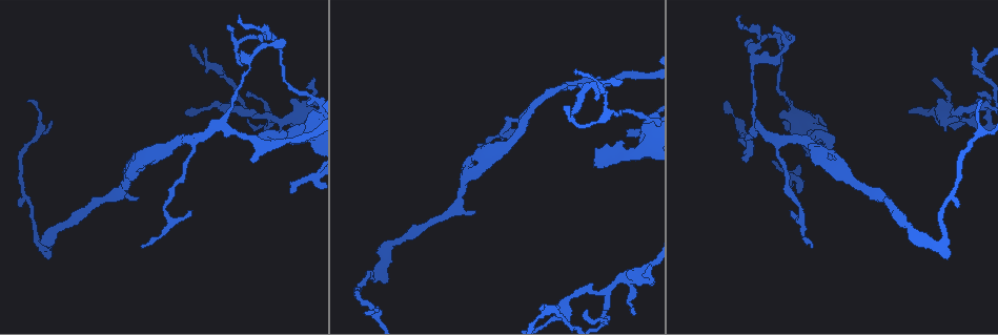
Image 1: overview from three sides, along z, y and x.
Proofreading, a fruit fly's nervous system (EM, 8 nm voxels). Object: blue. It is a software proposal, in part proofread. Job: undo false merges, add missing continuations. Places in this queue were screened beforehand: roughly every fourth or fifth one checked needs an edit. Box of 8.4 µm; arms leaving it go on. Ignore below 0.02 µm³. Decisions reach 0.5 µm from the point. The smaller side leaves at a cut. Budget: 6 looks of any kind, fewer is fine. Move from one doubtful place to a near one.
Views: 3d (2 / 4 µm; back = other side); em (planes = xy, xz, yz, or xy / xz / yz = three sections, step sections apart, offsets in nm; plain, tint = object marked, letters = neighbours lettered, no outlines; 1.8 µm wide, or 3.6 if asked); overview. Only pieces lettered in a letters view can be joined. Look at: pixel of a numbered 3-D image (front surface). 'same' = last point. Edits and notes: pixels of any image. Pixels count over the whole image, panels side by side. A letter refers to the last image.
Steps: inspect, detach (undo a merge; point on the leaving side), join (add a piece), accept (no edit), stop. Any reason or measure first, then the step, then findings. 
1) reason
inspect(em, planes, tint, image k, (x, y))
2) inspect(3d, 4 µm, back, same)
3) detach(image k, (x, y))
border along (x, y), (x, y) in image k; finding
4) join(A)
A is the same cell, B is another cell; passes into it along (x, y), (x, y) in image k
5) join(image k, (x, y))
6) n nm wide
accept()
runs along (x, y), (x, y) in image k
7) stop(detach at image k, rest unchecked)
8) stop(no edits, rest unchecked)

inspect(3d, 4 µm, back, image 1, (142, 246))

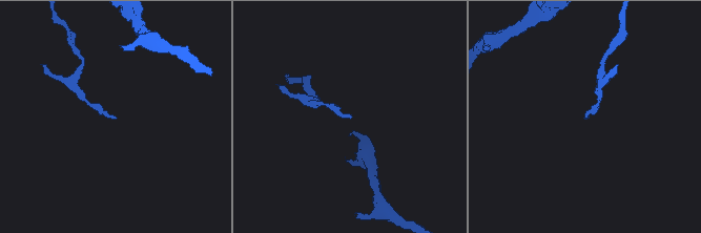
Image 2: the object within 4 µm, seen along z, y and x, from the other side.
now the EM
inspect(em, xy, step 16, tint, image 2, (115, 117))

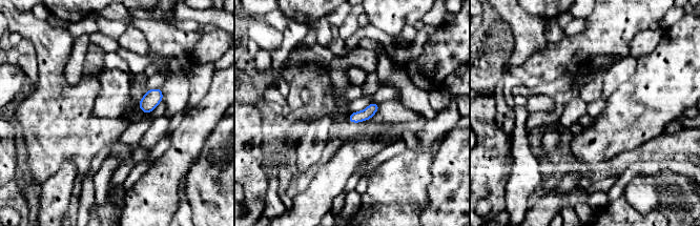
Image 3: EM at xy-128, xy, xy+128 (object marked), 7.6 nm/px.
another direction
inspect(em, planes, letters, same)

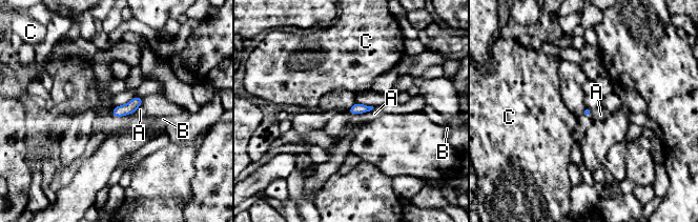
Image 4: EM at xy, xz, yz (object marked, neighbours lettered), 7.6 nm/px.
accept()
A, B and C are other cells; border along (373, 107), (367, 112), (353, 115) in image 4; none of them fits

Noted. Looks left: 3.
inspect(3d, 4 µm, image 1, (272, 116))

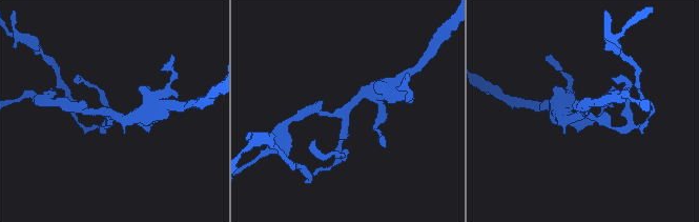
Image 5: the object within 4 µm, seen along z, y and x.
3 arms
inspect(em, planes, tint, image 5, (345, 111))

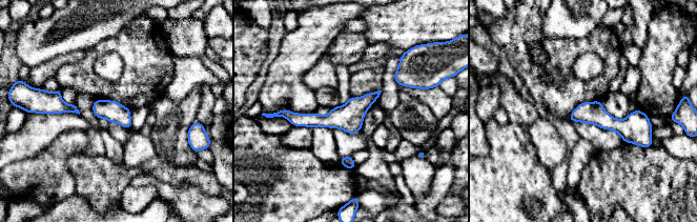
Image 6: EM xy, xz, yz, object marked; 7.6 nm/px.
see the neighbours
inspect(em, planes, letters, same)

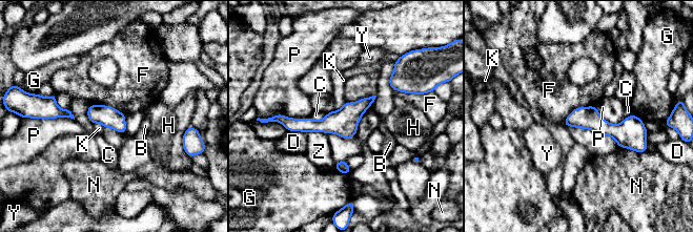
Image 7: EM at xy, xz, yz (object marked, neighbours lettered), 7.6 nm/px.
P touches over 280 nm
accept()
B, C, D, F, G, H, K, N, P, Y and Z are other cells; runs along (371, 99), (343, 122), (283, 121) in image 7; continuous, no second neuron

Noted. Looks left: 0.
stop(no edits, rest unchecked)

